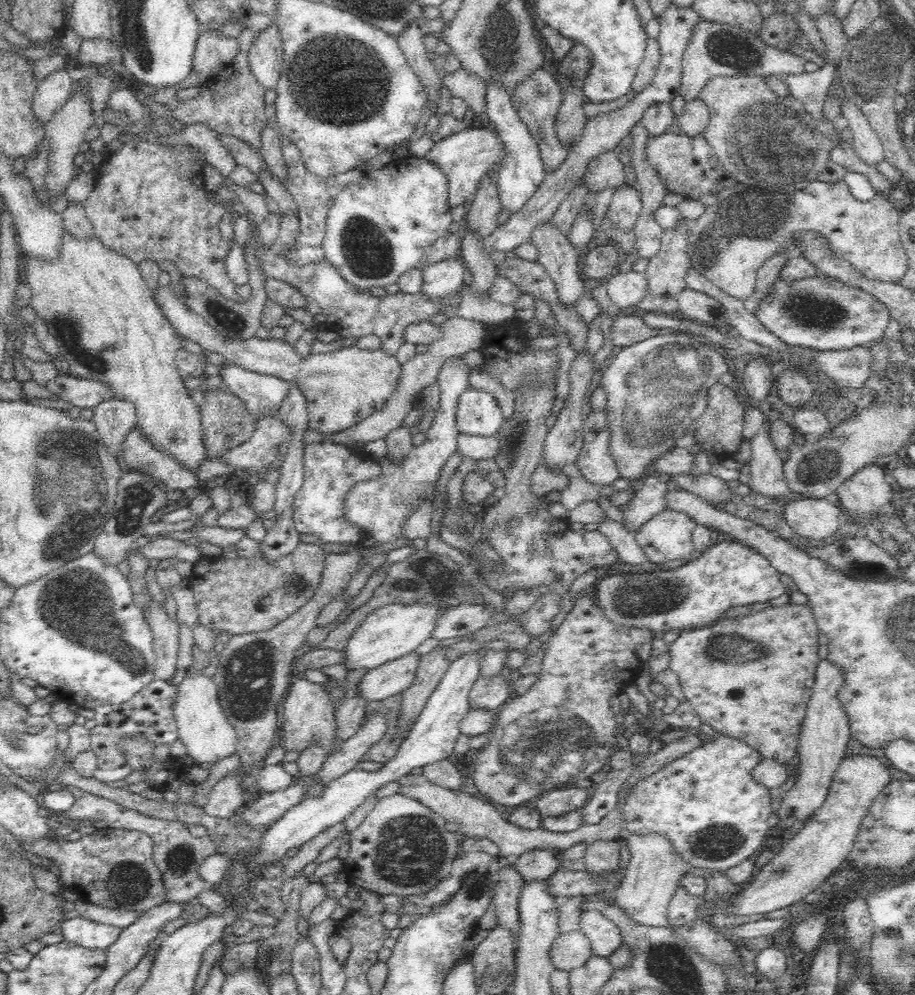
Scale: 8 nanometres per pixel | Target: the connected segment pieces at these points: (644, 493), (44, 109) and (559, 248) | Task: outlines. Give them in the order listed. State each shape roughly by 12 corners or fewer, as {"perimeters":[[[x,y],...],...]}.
{"perimeters":[[[654,472],[622,510],[624,528],[636,532],[667,508],[669,475]],[[68,68],[37,84],[31,107],[44,125],[71,97]],[[553,220],[530,236],[537,262],[572,306],[585,290],[582,253]]]}

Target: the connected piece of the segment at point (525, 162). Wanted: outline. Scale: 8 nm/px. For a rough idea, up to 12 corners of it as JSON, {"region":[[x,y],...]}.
{"region":[[486,82],[486,116],[505,153],[501,207],[512,216],[546,170],[537,139],[499,82]]}

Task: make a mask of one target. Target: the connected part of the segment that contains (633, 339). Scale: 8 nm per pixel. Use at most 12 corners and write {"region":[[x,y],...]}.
{"region":[[640,313],[616,316],[610,331],[622,348],[657,335]]}

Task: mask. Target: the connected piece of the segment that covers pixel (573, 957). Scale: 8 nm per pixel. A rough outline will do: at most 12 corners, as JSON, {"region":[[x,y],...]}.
{"region":[[579,930],[560,933],[550,948],[554,970],[572,972],[593,955]]}

